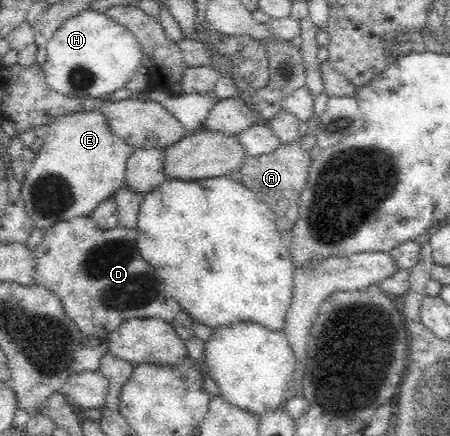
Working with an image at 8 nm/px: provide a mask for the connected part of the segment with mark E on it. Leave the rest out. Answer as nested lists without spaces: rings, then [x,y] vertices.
[[[94,110],[91,112],[76,112],[75,114],[66,114],[60,116],[56,119],[55,122],[49,123],[48,127],[46,127],[46,134],[42,137],[44,144],[40,151],[36,153],[36,159],[30,164],[26,166],[26,173],[21,183],[21,197],[24,202],[24,208],[26,214],[31,219],[32,224],[38,230],[42,230],[43,235],[48,233],[56,223],[68,223],[68,221],[72,222],[72,219],[88,219],[94,215],[94,211],[100,207],[100,203],[102,203],[106,199],[110,199],[116,195],[116,193],[123,187],[125,183],[125,172],[127,169],[127,162],[130,158],[130,155],[135,151],[135,148],[126,144],[122,141],[122,138],[116,138],[114,134],[108,128],[108,124],[106,123],[106,118],[98,110]]]

